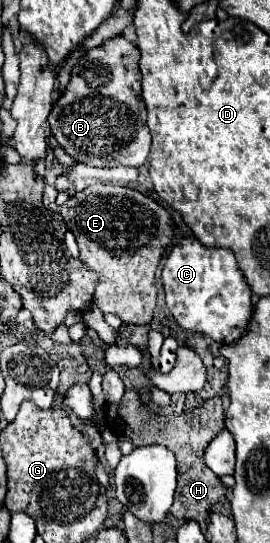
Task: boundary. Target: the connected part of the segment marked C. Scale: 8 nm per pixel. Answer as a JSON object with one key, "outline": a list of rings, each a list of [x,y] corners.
{"outline":[[[183,238],[171,248],[161,278],[167,308],[181,328],[189,332],[201,332],[223,344],[241,338],[253,312],[251,288],[243,282],[231,250],[207,248],[197,238]]]}

